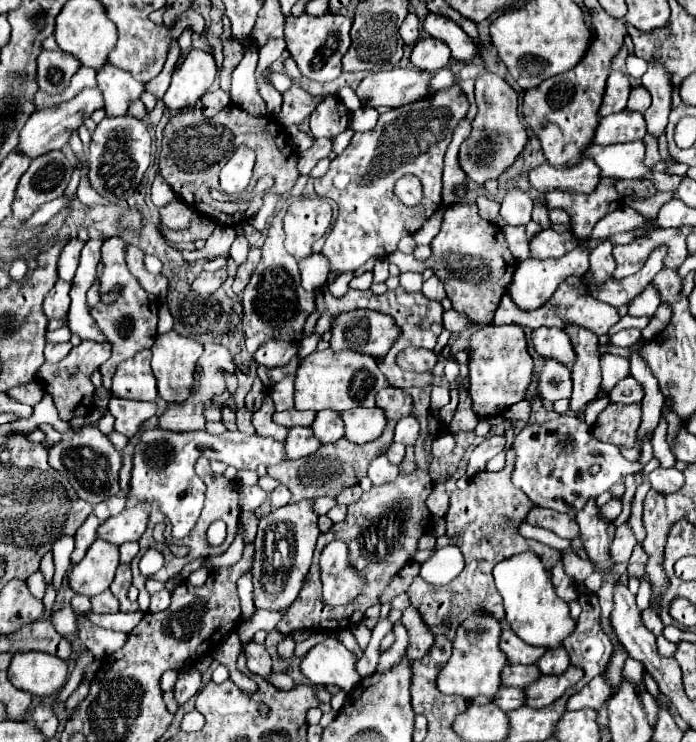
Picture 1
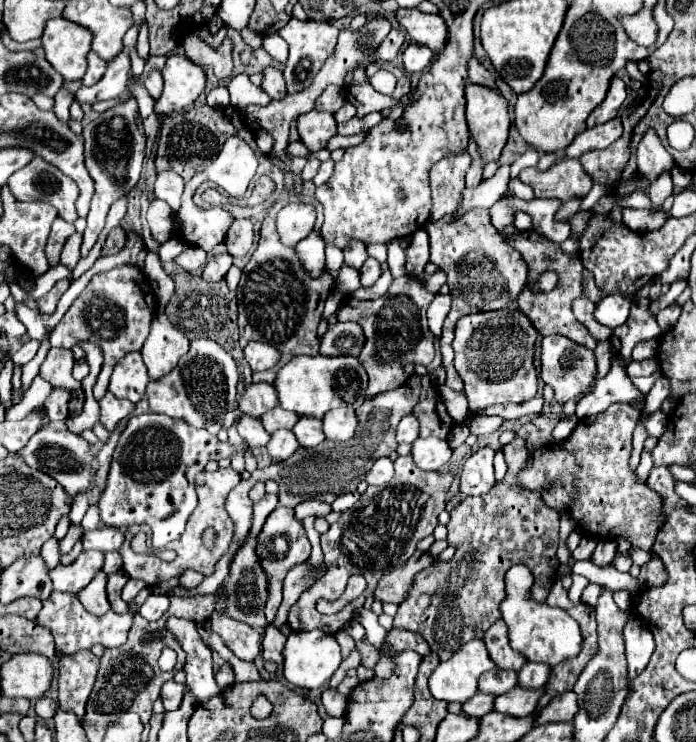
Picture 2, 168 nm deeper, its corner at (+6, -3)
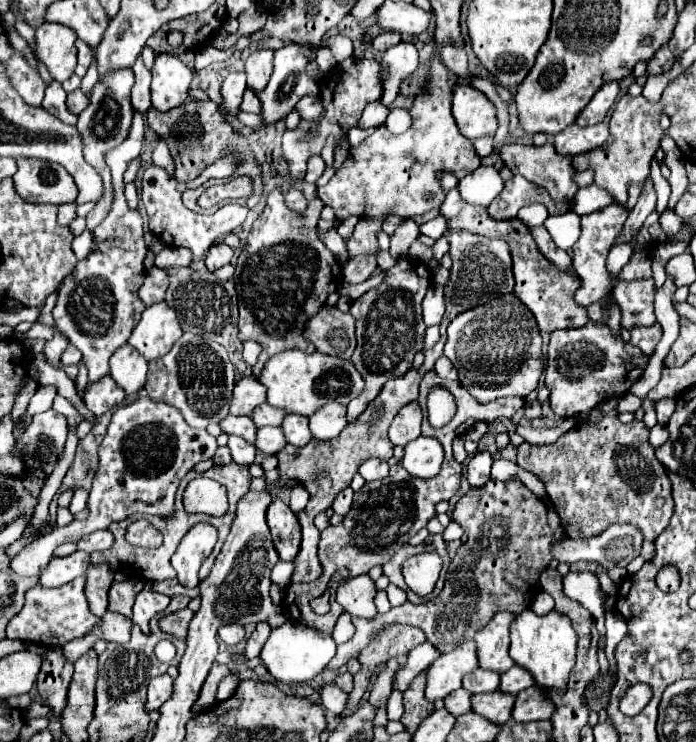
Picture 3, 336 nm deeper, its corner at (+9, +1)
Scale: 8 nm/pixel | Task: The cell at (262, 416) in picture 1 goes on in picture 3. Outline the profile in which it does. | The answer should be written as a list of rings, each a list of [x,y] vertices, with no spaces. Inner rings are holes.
[[[228,414],[220,422],[220,428],[226,434],[234,434],[234,436],[240,436],[240,438],[244,438],[248,442],[254,442],[256,426],[254,426],[254,422],[252,422],[250,416],[232,416],[232,414]]]

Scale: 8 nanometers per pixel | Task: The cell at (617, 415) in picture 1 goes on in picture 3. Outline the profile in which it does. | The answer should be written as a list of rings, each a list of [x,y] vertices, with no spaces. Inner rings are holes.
[[[612,398],[598,406],[604,412],[602,422],[578,422],[554,444],[532,446],[522,442],[516,462],[544,482],[548,498],[560,516],[560,526],[570,538],[590,538],[614,522],[630,522],[642,530],[644,540],[656,540],[674,514],[672,484],[654,454],[654,446],[648,442],[644,422],[622,424],[616,402]]]

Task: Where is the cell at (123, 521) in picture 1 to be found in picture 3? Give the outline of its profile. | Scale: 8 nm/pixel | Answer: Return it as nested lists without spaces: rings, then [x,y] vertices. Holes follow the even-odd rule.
[[[98,530],[98,532],[92,532],[88,536],[82,536],[76,546],[78,550],[84,550],[84,552],[96,552],[96,550],[108,550],[114,542],[114,536],[110,530]]]

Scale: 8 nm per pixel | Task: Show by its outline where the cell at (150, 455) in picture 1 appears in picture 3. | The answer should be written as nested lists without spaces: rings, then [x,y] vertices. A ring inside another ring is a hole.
[[[140,394],[140,398],[132,404],[118,406],[98,448],[98,468],[92,480],[88,518],[74,520],[64,528],[54,526],[14,556],[12,570],[20,576],[38,576],[48,566],[48,560],[58,544],[76,542],[82,534],[104,530],[112,522],[126,520],[136,512],[166,518],[174,510],[174,496],[184,474],[200,460],[212,458],[216,448],[216,438],[212,438],[206,430],[190,428],[178,410],[164,402],[154,402],[146,394]]]

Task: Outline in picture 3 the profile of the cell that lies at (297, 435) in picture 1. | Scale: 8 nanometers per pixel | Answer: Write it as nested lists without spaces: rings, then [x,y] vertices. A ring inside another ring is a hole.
[[[278,426],[258,428],[254,446],[256,446],[260,452],[264,452],[264,454],[278,454],[284,444],[286,444],[286,440],[284,440],[284,434],[282,434],[282,430],[280,430]]]

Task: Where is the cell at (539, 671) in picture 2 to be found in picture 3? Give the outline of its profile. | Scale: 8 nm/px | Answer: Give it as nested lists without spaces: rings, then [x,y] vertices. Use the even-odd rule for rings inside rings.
[[[512,666],[508,672],[504,672],[500,676],[500,686],[498,690],[506,692],[506,694],[518,694],[520,690],[534,686],[534,680],[530,678],[530,674],[526,674],[526,670],[522,670],[520,666]]]

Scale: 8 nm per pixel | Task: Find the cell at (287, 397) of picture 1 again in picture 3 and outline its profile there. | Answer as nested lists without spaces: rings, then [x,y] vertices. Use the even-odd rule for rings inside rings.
[[[244,376],[236,382],[230,414],[234,416],[250,416],[252,410],[266,400],[266,388],[256,382],[256,376]]]

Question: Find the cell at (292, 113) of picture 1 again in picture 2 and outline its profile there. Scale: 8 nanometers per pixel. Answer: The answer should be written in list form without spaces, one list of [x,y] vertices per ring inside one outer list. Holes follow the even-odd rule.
[[[267,66],[263,70],[265,74],[265,80],[261,84],[261,88],[271,96],[271,100],[281,100],[287,96],[287,88],[285,88],[285,80],[283,80],[283,74],[277,66]]]

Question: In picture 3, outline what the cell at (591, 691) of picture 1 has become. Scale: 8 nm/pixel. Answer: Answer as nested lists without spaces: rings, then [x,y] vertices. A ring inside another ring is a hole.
[[[534,686],[516,694],[516,702],[514,702],[514,710],[512,710],[512,718],[516,722],[550,720],[552,714],[554,714],[554,704],[550,700],[542,698],[542,694],[538,694],[538,690]]]

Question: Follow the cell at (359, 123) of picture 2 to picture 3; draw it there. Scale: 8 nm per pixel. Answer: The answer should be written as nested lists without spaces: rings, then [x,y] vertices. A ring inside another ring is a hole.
[[[400,42],[398,46],[386,50],[380,60],[382,68],[382,102],[390,106],[394,100],[392,96],[398,94],[400,84],[418,68],[418,50],[412,42]]]

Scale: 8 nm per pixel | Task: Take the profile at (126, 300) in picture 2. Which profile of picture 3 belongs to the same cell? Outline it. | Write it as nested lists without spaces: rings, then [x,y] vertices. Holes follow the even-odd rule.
[[[137,112],[134,114],[134,120],[130,124],[130,132],[126,136],[126,140],[118,146],[118,148],[112,148],[108,154],[106,154],[106,164],[110,166],[112,170],[112,184],[114,184],[114,206],[112,206],[112,212],[108,214],[108,218],[104,218],[94,230],[94,250],[88,254],[86,260],[80,260],[76,264],[76,268],[64,278],[60,290],[58,290],[58,300],[56,300],[56,306],[52,310],[54,314],[54,320],[56,320],[56,328],[66,334],[66,338],[82,352],[84,356],[84,364],[88,368],[88,380],[90,382],[96,382],[98,378],[106,376],[108,374],[108,360],[110,356],[114,354],[116,348],[120,348],[122,344],[128,342],[134,326],[138,324],[138,318],[142,314],[142,310],[146,308],[144,302],[138,298],[138,288],[142,286],[144,282],[144,276],[146,276],[146,270],[144,270],[144,256],[148,252],[148,246],[144,242],[144,230],[142,230],[142,216],[138,210],[130,210],[128,208],[128,202],[124,198],[124,182],[122,182],[122,174],[128,166],[128,162],[132,158],[136,158],[142,150],[142,138],[144,138],[145,120],[142,113]]]

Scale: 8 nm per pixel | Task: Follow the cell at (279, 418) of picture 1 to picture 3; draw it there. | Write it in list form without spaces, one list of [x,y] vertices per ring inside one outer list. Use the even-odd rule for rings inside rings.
[[[266,402],[260,404],[260,406],[256,406],[254,412],[252,412],[252,420],[254,420],[254,424],[258,428],[262,428],[262,426],[280,426],[282,420],[284,420],[284,416],[286,416],[284,410],[268,406]]]

